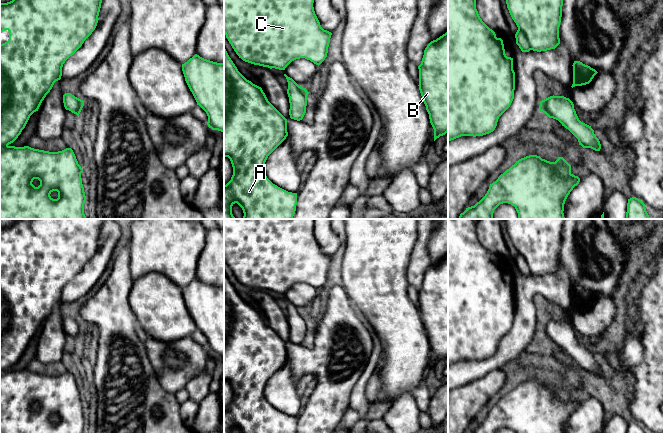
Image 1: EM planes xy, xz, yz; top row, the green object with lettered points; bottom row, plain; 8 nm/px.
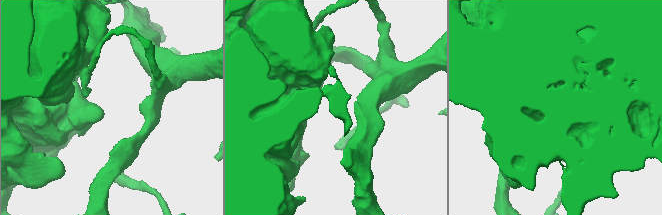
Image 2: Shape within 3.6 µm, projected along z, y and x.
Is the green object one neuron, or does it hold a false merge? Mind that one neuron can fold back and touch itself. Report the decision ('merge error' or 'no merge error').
merge error

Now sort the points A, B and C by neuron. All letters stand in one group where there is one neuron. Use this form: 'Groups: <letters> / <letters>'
Groups: A C / B

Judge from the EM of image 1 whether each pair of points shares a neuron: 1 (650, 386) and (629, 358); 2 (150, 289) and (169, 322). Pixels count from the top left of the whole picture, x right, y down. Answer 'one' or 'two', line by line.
1: two
2: one

